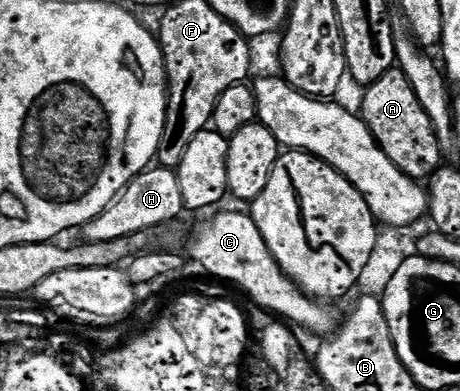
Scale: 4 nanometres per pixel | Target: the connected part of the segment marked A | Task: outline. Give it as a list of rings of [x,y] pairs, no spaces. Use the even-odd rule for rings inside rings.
[[[393,67],[373,85],[367,86],[363,93],[363,121],[368,125],[373,138],[390,161],[408,177],[431,178],[442,165],[440,161],[442,142],[432,126],[430,115],[426,115],[422,103],[418,103],[418,95],[414,95],[414,87],[410,87],[410,79],[406,79],[406,75],[400,68]]]

